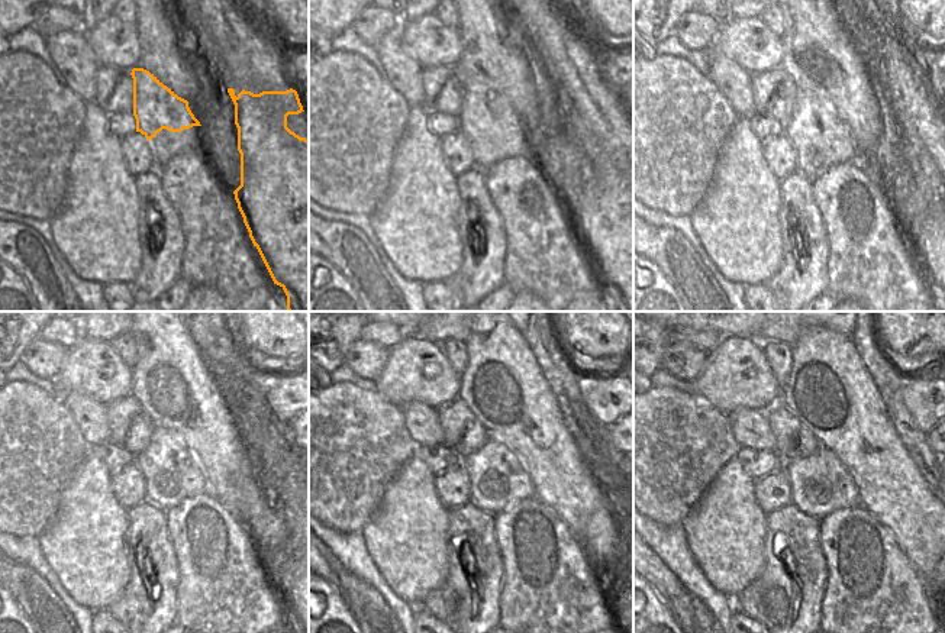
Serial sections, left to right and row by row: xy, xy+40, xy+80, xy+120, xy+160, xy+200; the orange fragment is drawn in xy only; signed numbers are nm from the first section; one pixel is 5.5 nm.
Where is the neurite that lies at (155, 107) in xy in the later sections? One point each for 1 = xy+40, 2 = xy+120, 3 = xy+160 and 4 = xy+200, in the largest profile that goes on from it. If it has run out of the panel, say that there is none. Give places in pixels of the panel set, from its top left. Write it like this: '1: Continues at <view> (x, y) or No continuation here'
1: Continues at xy+40 (483, 107)
2: Continues at xy+120 (163, 443)
3: Continues at xy+160 (490, 448)
4: Continues at xy+200 (823, 449).

